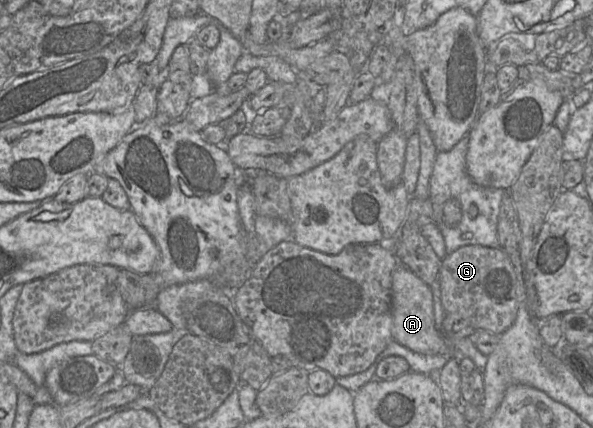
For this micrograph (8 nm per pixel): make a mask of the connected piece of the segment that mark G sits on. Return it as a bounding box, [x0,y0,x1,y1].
[438,246,524,334]

